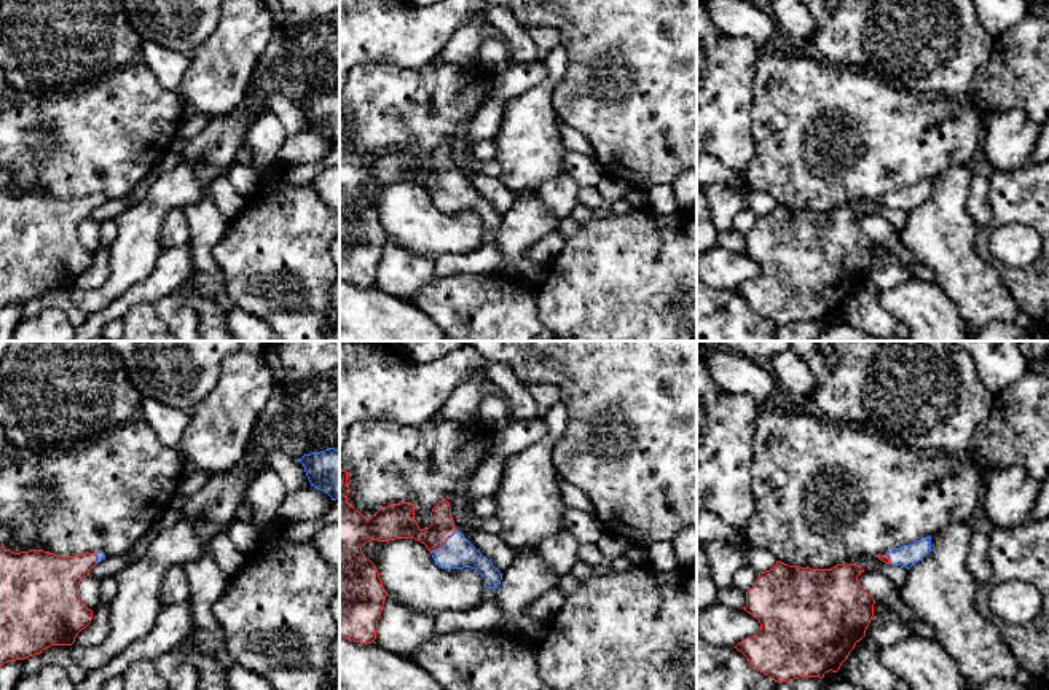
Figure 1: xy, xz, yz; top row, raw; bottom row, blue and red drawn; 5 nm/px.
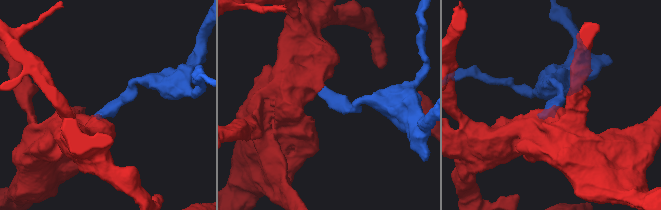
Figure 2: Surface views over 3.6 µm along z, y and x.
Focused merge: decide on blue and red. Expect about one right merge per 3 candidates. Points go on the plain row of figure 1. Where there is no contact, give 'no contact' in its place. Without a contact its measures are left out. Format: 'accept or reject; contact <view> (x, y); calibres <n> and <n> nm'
accept; contact xz (445, 187); calibres 160 and 150 nm

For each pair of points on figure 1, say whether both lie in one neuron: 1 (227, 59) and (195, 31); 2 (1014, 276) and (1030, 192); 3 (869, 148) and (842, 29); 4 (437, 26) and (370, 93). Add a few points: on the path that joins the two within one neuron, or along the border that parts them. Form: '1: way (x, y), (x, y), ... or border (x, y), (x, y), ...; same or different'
1: border (220, 16), (216, 29), (187, 56); different
2: way (990, 258), (982, 250), (982, 235), (1006, 211); same
3: border (825, 61), (834, 66), (858, 67), (885, 82); different
4: border (434, 58), (416, 67), (388, 62), (359, 66); different

